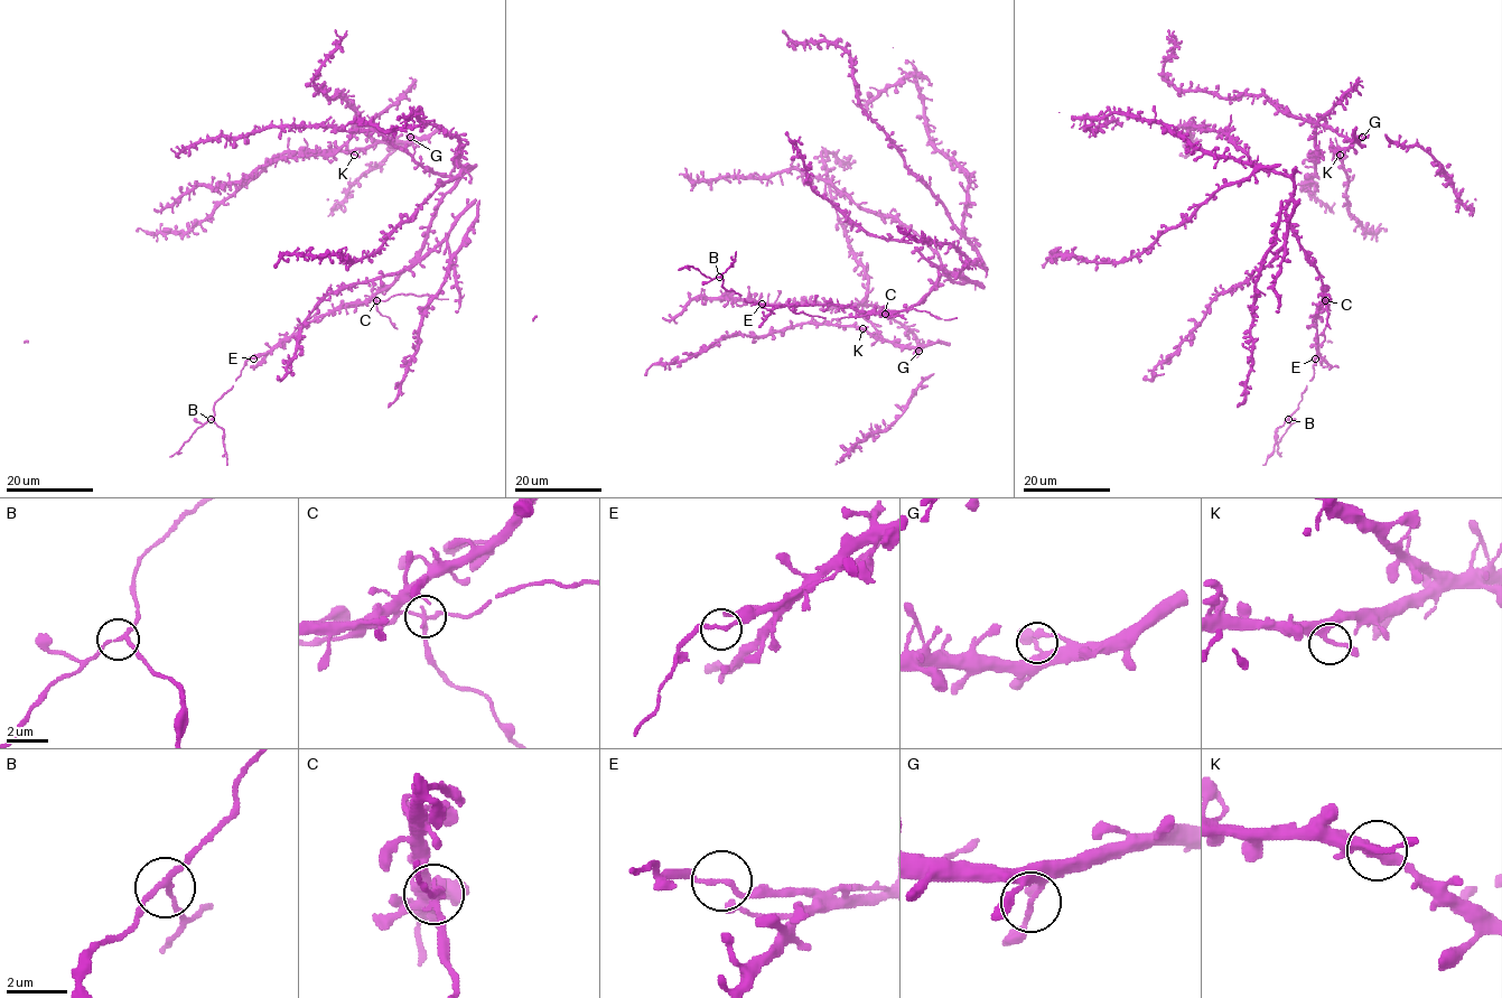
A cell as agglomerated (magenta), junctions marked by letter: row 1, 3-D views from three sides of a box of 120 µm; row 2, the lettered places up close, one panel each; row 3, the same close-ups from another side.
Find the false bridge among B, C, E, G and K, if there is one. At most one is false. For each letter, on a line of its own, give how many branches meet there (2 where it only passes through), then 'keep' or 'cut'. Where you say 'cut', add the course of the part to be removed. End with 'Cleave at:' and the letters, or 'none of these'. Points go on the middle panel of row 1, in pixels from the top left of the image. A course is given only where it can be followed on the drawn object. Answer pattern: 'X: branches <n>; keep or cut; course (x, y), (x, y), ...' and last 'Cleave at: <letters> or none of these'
B: branches 3; keep
C: branches 3; cut; course (885, 314), (905, 318)
E: branches 3; keep
G: branches 2; keep
K: branches 3; keep
Cleave at: C

